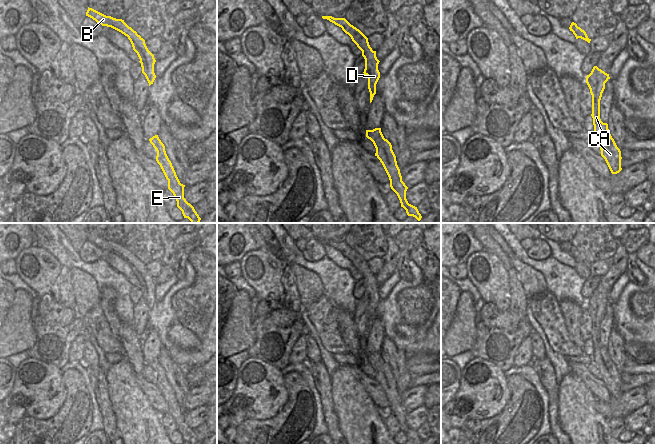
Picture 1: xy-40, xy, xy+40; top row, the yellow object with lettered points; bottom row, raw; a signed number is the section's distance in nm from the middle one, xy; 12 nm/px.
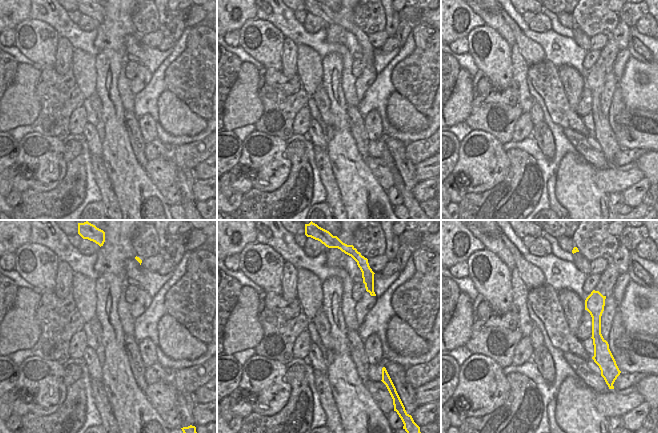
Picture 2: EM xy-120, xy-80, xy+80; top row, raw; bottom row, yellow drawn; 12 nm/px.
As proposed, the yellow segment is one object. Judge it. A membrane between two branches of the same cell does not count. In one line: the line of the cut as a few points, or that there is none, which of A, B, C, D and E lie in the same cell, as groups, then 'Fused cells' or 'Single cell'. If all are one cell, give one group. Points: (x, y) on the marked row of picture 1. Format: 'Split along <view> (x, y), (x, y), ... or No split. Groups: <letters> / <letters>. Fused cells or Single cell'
No split. Groups: A B C D E. Single cell.

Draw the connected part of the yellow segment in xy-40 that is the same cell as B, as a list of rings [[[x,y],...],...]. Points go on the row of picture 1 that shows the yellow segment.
[[[89,7],[86,12],[86,16],[92,18],[102,26],[111,27],[128,37],[132,44],[133,50],[137,53],[140,59],[139,62],[141,63],[142,73],[145,75],[149,86],[153,84],[156,78],[154,73],[154,64],[156,60],[154,55],[148,50],[145,40],[138,35],[136,31],[129,27],[122,19],[106,16]]]

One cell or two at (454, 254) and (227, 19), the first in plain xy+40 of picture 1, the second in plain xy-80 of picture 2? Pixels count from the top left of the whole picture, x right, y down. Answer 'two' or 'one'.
one

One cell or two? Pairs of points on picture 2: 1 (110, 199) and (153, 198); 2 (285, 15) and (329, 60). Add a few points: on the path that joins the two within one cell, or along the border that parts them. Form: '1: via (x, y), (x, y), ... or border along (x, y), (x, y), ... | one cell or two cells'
1: border along (108, 177), (120, 209) | two cells
2: border along (322, 58), (337, 53), (341, 72) | two cells

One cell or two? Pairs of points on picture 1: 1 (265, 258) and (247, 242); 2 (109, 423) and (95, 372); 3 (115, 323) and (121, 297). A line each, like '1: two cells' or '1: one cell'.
1: two cells
2: one cell
3: two cells

